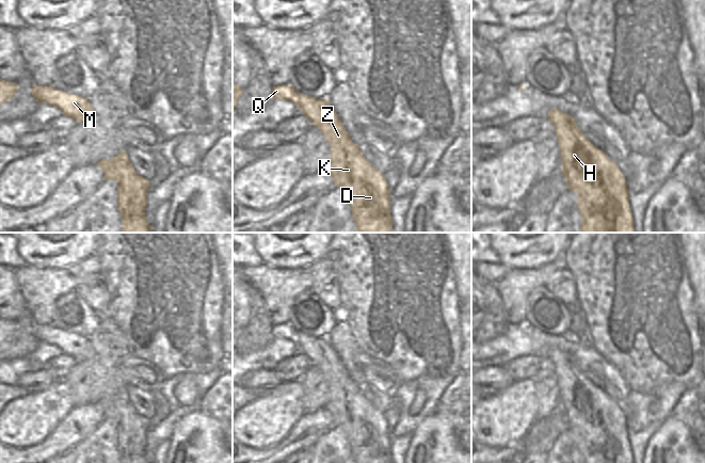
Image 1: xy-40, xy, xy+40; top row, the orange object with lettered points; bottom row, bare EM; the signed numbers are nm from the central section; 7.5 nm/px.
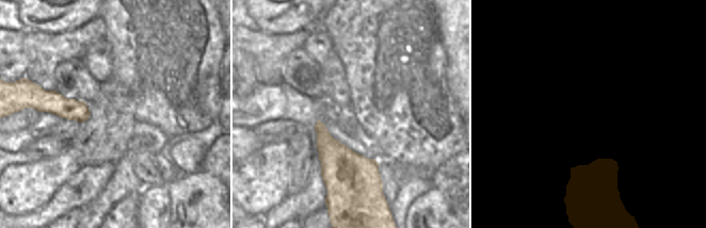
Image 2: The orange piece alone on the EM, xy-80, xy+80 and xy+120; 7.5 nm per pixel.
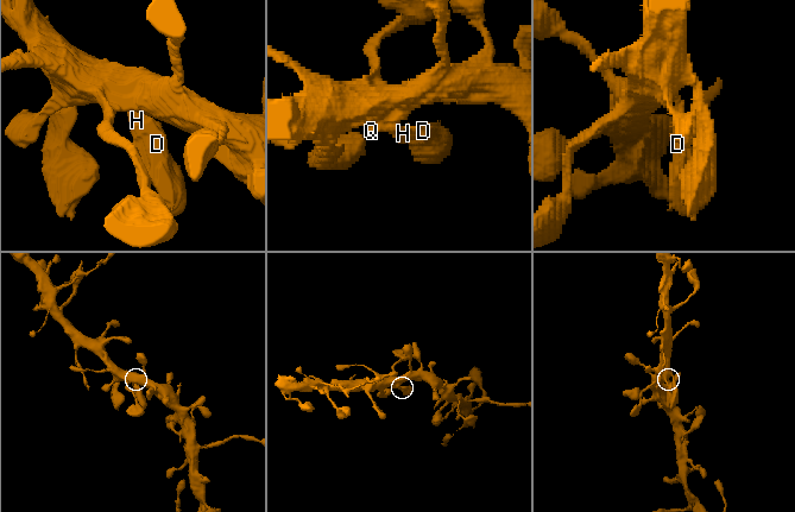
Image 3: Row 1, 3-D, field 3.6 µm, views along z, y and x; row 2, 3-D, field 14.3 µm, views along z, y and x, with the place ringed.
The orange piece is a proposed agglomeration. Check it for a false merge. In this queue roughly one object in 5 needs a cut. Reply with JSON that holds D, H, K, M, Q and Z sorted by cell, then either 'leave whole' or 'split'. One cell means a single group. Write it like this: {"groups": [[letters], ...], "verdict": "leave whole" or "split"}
{"groups": [["D", "H", "K", "M", "Q", "Z"]], "verdict": "leave whole"}

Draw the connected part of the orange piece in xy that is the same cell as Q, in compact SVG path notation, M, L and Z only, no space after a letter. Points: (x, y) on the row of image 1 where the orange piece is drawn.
M281 84L271 90L273 99L287 99L301 109L311 125L315 125L326 139L331 147L331 160L324 166L332 175L335 187L346 190L356 233L392 233L392 218L390 215L390 189L384 177L363 155L359 145L355 144L343 123L339 119L327 99L310 97L300 93L291 84Z

